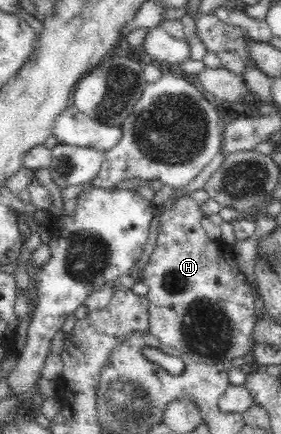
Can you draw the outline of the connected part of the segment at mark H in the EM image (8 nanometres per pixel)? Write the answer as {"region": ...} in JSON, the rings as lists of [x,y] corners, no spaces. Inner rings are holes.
{"region":[[[193,197],[181,198],[177,200],[171,209],[161,214],[159,220],[159,231],[157,246],[150,256],[149,263],[143,271],[144,283],[149,287],[147,299],[149,299],[149,323],[151,323],[150,333],[156,336],[163,344],[178,350],[180,353],[188,354],[191,360],[196,360],[203,364],[217,364],[223,362],[231,362],[235,356],[243,356],[253,349],[253,328],[256,327],[257,316],[255,315],[255,296],[245,278],[245,274],[239,271],[235,260],[235,254],[232,246],[220,242],[219,240],[211,240],[205,230],[200,225],[200,219],[203,214],[199,210],[198,203]]]}

